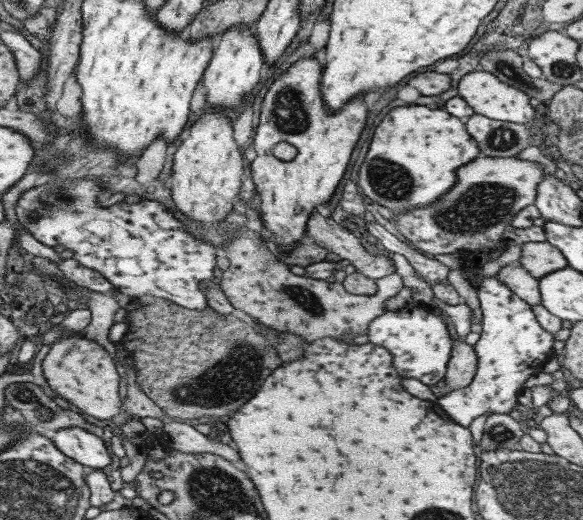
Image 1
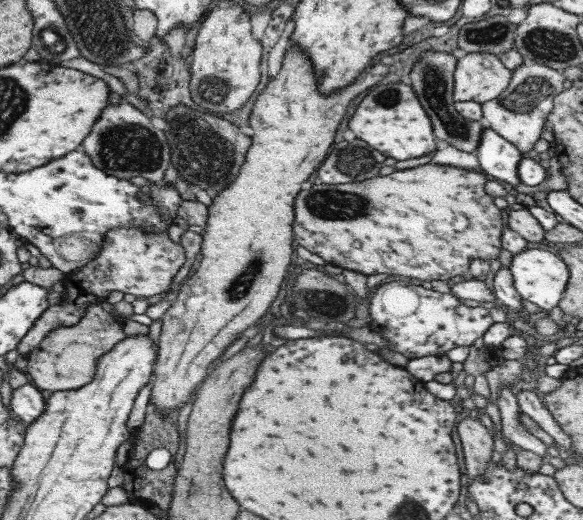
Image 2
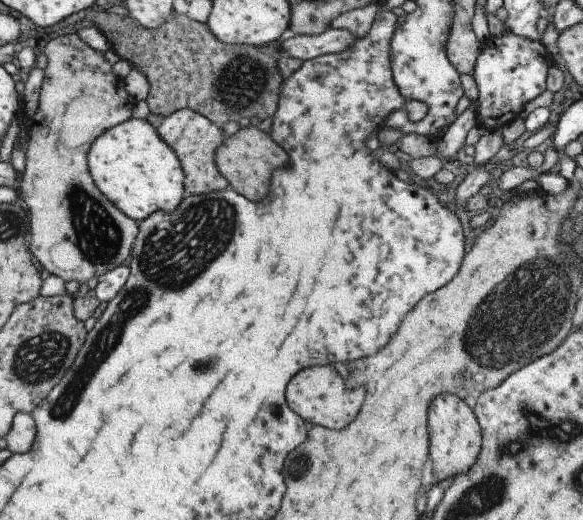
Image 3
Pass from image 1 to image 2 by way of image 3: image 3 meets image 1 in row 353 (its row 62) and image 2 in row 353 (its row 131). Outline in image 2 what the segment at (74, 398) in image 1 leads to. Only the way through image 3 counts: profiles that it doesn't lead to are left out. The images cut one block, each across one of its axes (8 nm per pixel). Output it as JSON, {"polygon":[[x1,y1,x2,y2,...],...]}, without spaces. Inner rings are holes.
{"polygon":[[89,303,77,323,71,326,59,326,51,329,39,344,32,348,26,356,26,374,42,393,49,394,63,390,77,390,91,382,95,374,95,364,101,354,109,352,117,342,125,338,121,315,106,312,99,303]]}

